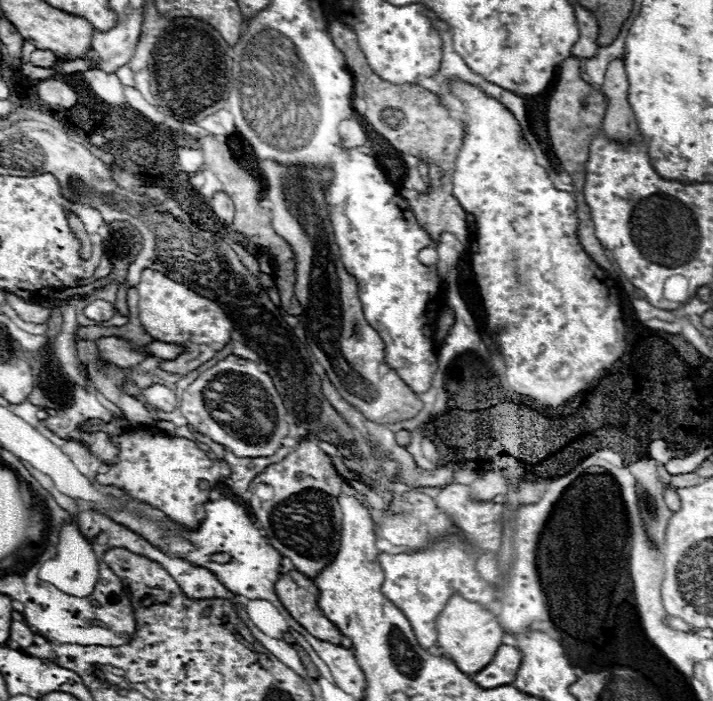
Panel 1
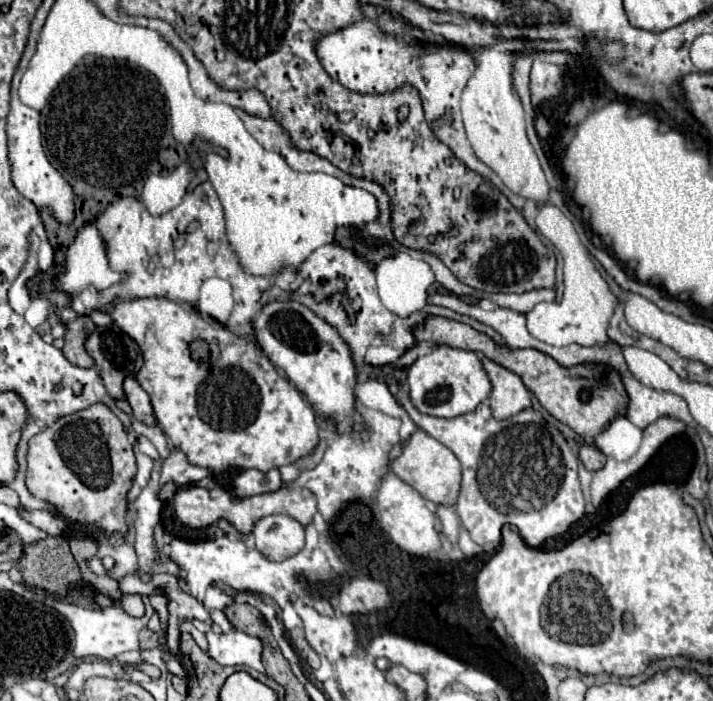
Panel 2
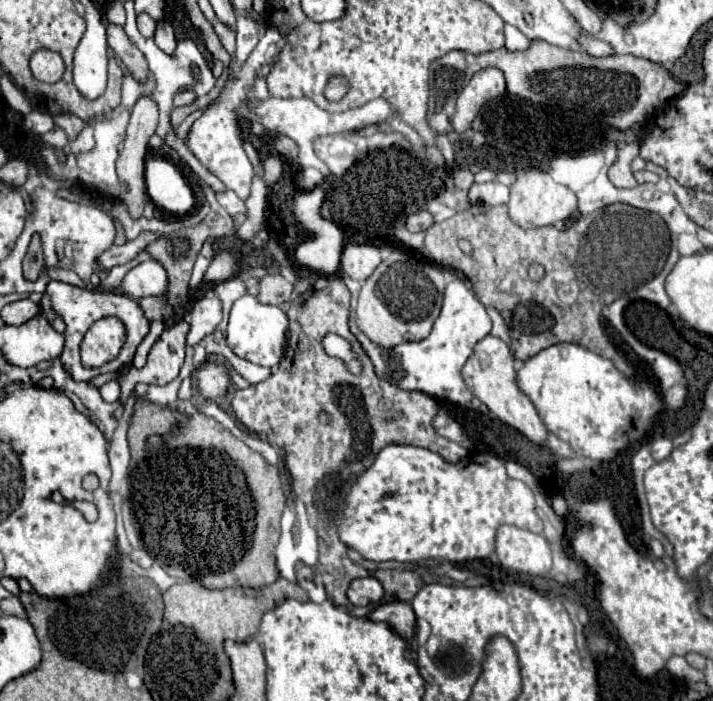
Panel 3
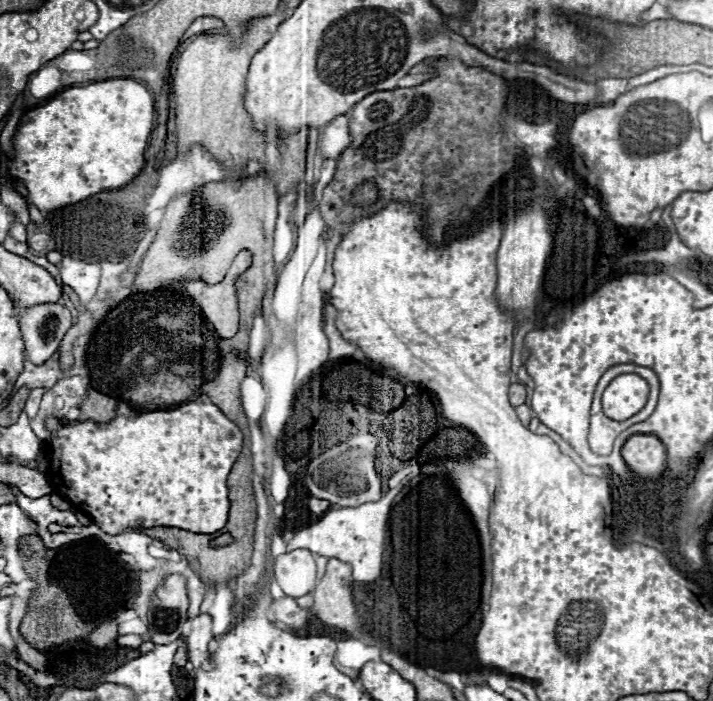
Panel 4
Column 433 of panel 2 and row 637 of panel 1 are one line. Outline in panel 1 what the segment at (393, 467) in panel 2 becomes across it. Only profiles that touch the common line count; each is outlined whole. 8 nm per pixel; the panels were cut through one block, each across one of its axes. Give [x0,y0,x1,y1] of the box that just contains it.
[436,596,502,676]

